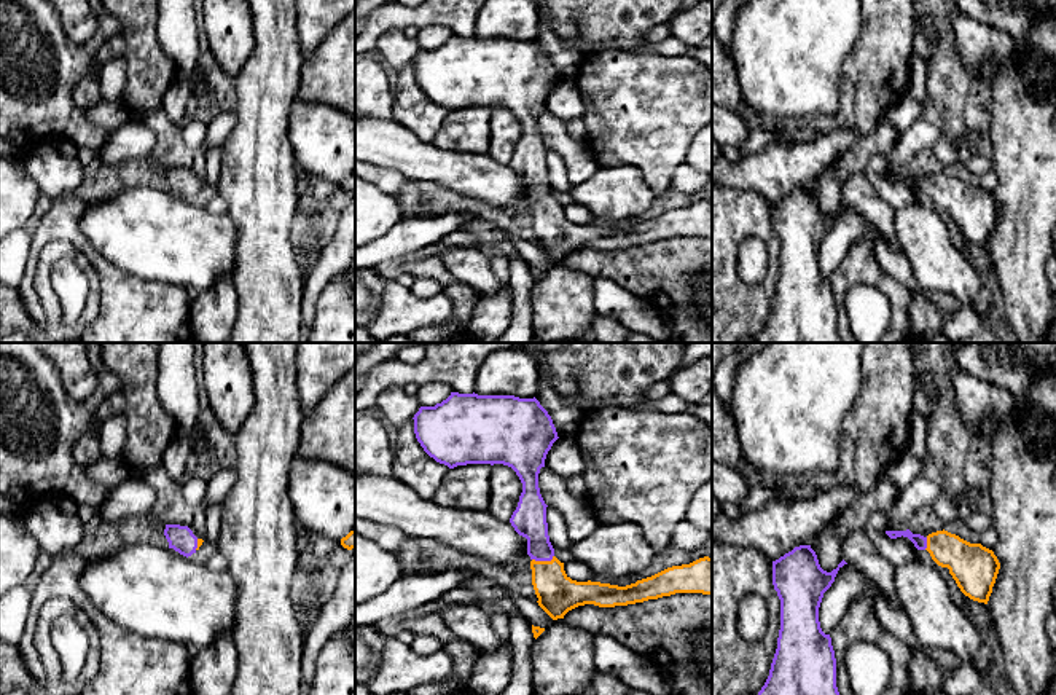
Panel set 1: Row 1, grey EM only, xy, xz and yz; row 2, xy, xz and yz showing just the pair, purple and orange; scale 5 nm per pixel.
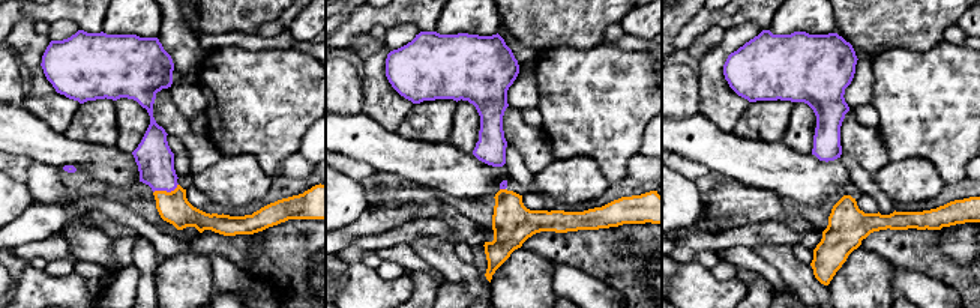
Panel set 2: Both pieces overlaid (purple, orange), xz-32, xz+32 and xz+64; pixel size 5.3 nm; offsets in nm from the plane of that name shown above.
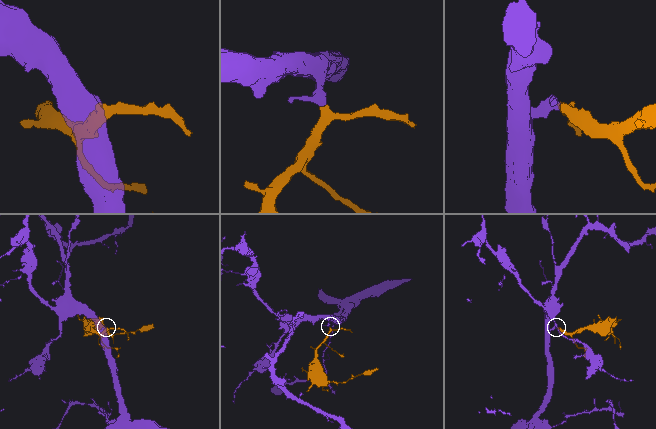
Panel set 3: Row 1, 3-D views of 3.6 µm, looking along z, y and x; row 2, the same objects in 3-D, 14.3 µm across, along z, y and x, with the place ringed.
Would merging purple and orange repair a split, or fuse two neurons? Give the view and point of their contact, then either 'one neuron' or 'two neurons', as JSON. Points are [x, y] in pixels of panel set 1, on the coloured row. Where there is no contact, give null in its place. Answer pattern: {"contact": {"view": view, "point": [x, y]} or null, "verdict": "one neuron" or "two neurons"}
{"contact": {"view": "xz", "point": [543, 560]}, "verdict": "one neuron"}

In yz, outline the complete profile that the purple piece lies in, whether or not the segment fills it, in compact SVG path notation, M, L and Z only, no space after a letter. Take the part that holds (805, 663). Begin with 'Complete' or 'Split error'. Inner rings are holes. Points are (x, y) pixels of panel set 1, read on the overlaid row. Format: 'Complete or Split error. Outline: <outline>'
Complete. Outline: M811 545L795 547L772 561L772 585L780 599L780 630L769 676L758 695L839 695L835 650L830 634L820 628L819 607L844 564L847 563L843 560L831 572L823 571Z

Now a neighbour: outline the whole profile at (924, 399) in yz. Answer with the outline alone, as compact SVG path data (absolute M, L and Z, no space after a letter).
M924 371L913 373L914 379L914 397L913 408L922 416L927 422L930 413L935 410L937 403L937 383L933 378Z

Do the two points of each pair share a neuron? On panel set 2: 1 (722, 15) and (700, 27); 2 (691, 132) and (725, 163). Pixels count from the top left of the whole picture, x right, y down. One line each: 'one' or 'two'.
1: one
2: one

